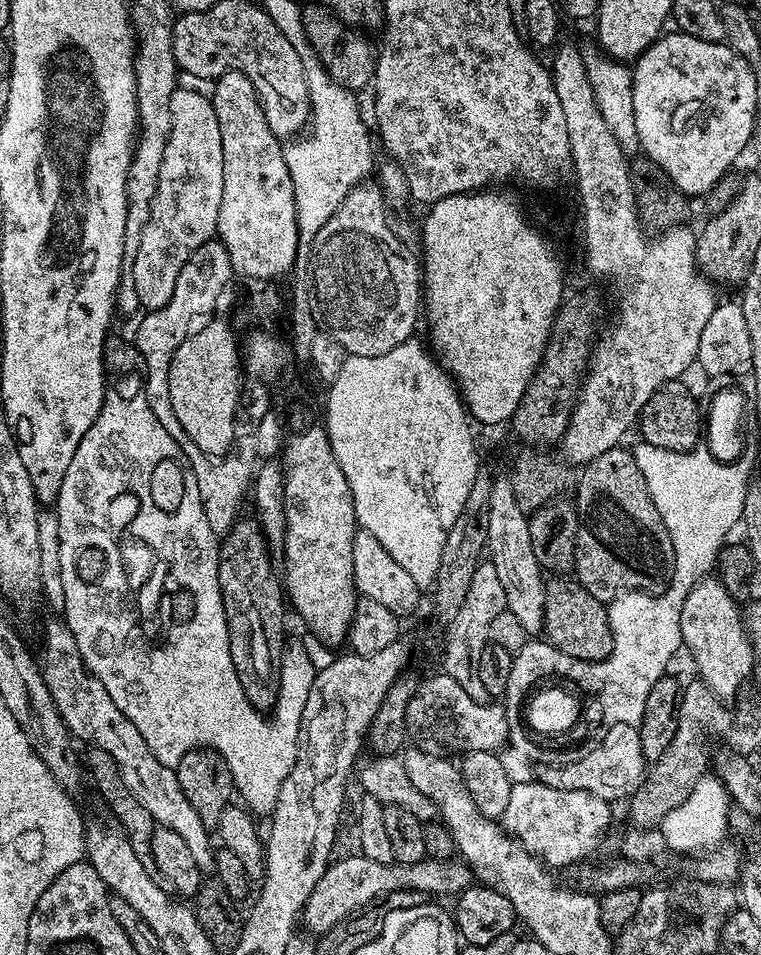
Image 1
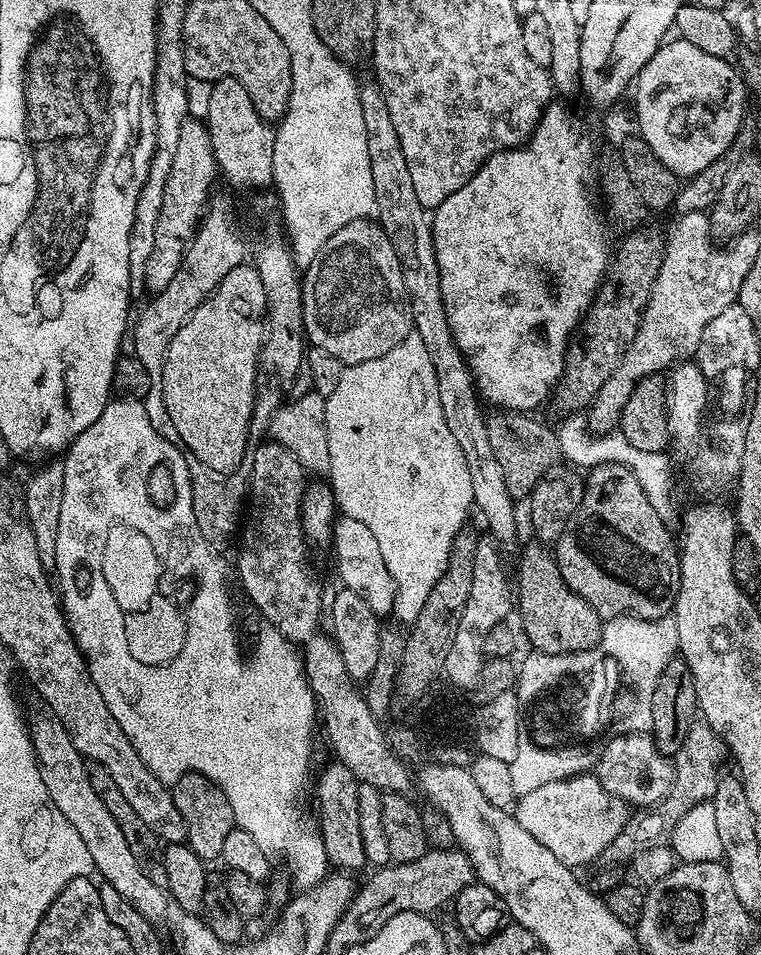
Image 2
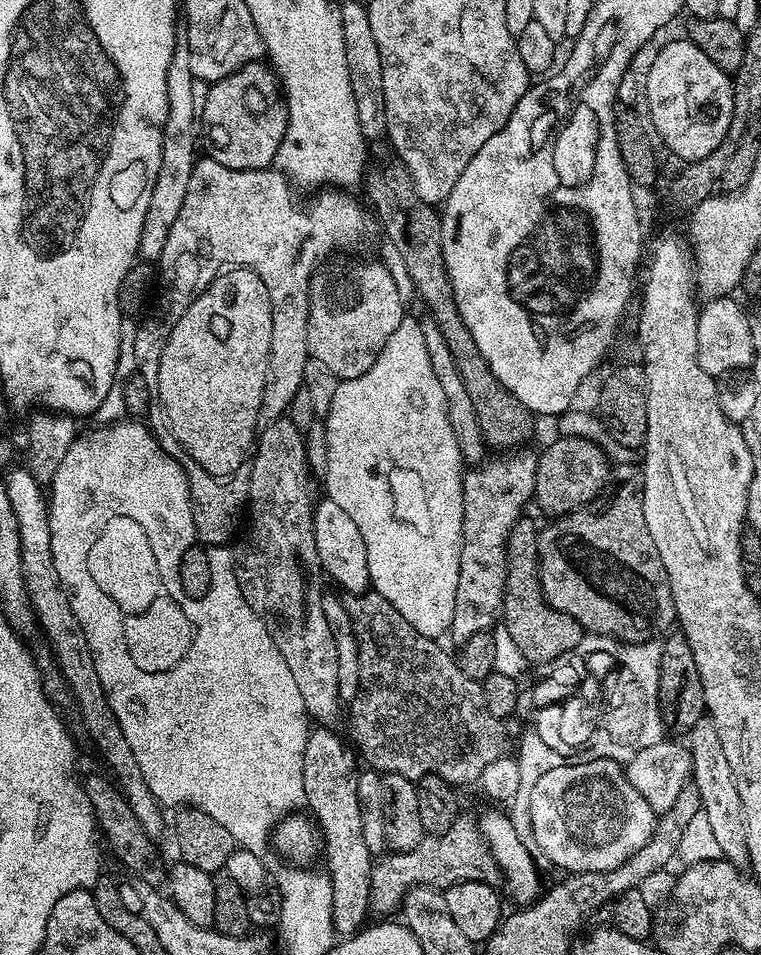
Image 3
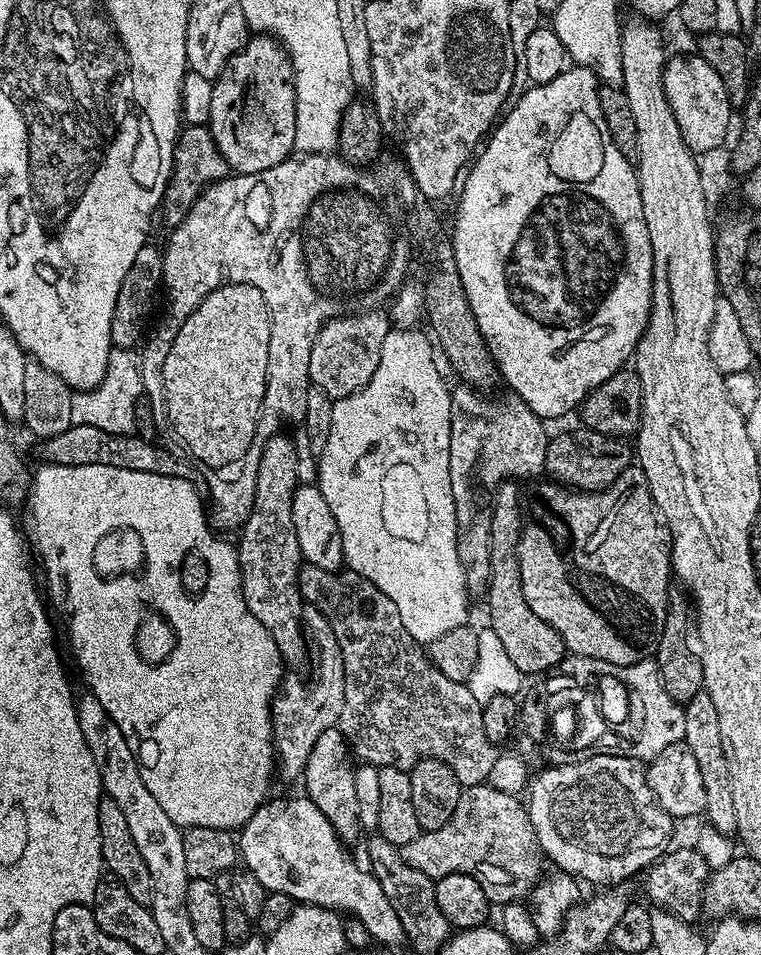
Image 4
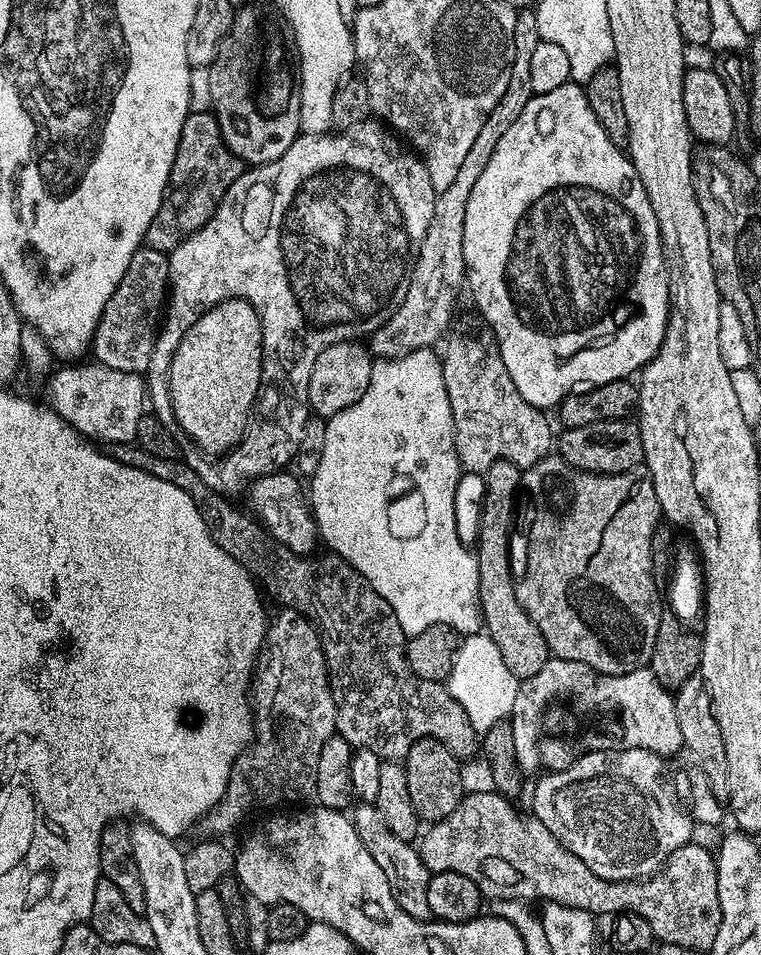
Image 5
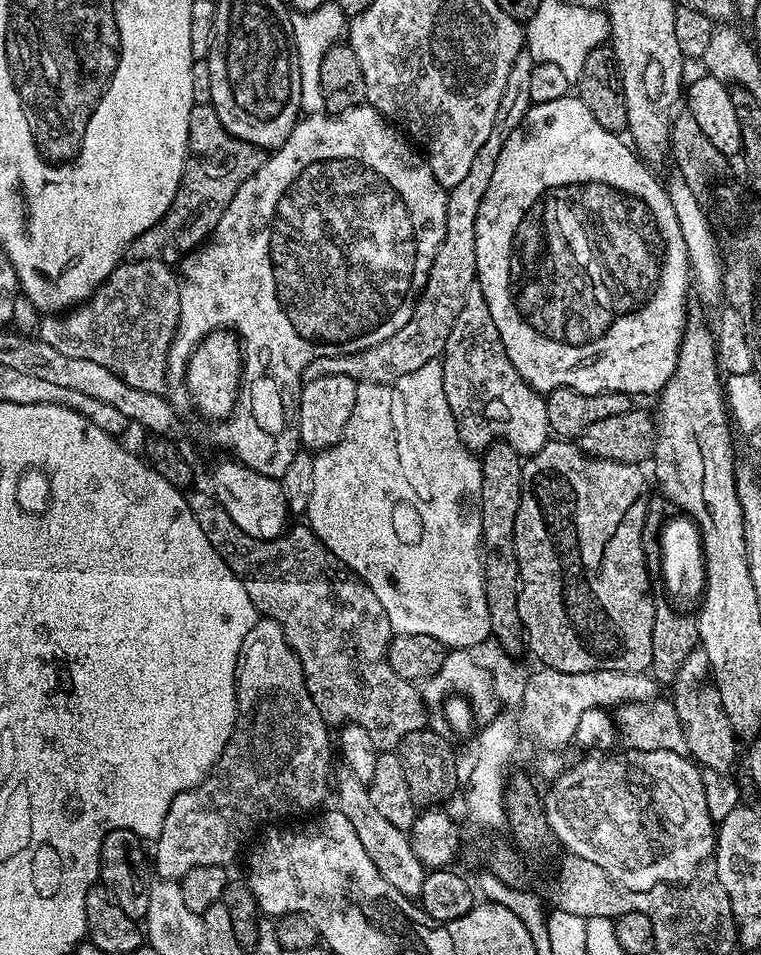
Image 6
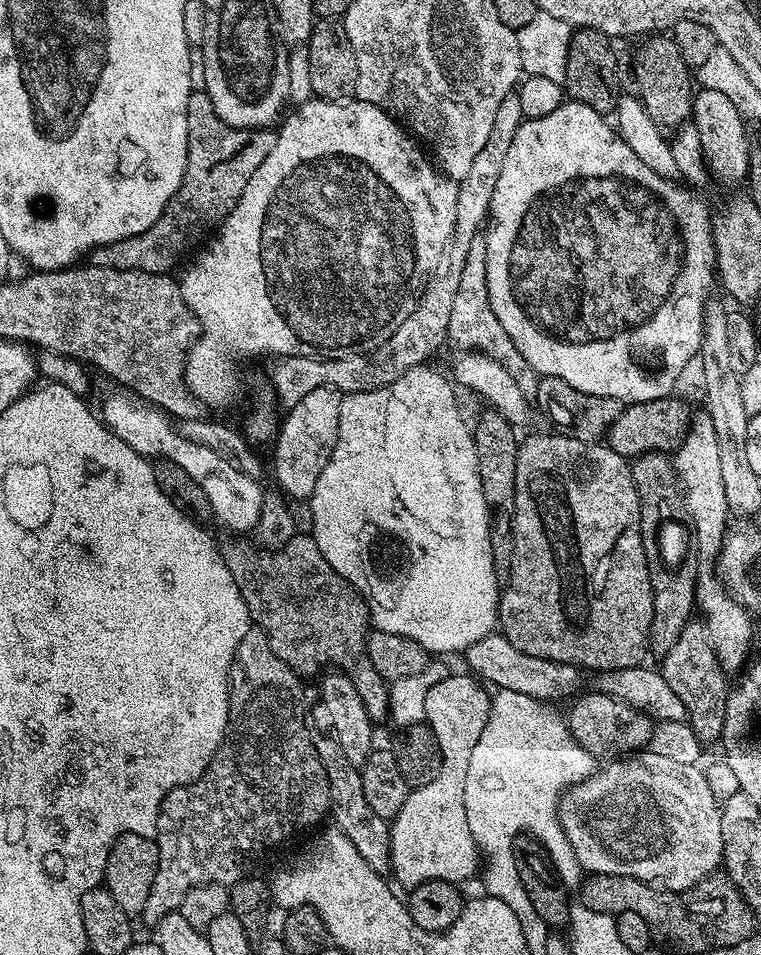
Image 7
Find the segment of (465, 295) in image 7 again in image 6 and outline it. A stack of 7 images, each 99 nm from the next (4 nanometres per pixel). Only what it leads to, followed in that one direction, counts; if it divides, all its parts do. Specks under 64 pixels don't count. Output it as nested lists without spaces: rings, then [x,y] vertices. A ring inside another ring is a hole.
[[[477,283],[466,290],[466,302],[462,302],[458,318],[454,318],[454,330],[450,330],[450,338],[442,353],[442,363],[446,402],[450,402],[450,414],[454,414],[458,434],[471,452],[483,453],[484,449],[497,440],[505,440],[510,446],[514,446],[521,458],[533,456],[538,450],[542,450],[542,446],[550,439],[548,401],[525,382],[518,370],[514,370],[514,362],[510,362],[506,346],[502,346],[498,326],[494,326],[494,318],[490,318],[490,306],[486,306],[486,298]]]

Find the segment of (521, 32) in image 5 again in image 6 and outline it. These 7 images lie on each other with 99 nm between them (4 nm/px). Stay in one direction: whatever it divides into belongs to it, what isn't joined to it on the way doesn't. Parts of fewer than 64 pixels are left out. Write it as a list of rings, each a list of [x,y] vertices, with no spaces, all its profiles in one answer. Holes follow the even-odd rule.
[[[528,51],[518,54],[510,70],[510,78],[506,78],[506,90],[502,90],[502,102],[498,102],[498,114],[494,114],[490,138],[486,138],[486,143],[478,149],[478,155],[474,157],[466,178],[462,178],[462,182],[458,182],[458,186],[454,186],[448,193],[444,241],[432,260],[410,322],[406,322],[402,330],[390,334],[386,342],[378,342],[378,346],[370,346],[364,352],[355,352],[349,356],[327,356],[310,362],[304,371],[305,381],[342,374],[365,384],[393,384],[398,382],[398,378],[406,378],[406,374],[414,374],[418,366],[433,363],[443,353],[450,338],[450,330],[454,330],[454,318],[458,318],[458,310],[462,310],[462,302],[466,302],[466,290],[470,290],[470,286],[476,283],[474,224],[478,222],[478,206],[482,206],[482,198],[490,186],[490,178],[494,175],[494,166],[498,166],[498,154],[502,154],[506,138],[510,138],[510,134],[533,105],[530,98],[530,70],[533,63]]]

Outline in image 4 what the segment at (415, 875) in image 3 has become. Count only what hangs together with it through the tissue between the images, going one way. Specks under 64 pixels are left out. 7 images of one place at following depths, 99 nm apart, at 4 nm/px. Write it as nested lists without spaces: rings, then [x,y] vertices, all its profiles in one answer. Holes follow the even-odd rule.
[[[487,782],[461,791],[458,806],[446,826],[429,832],[421,831],[414,842],[406,842],[400,848],[400,857],[414,866],[414,870],[422,870],[422,874],[426,874],[434,882],[446,874],[470,874],[476,879],[478,886],[482,886],[486,898],[496,906],[510,904],[529,895],[530,889],[538,880],[536,856],[538,857],[538,845],[525,801],[520,796],[502,794],[502,790],[494,790]]]

